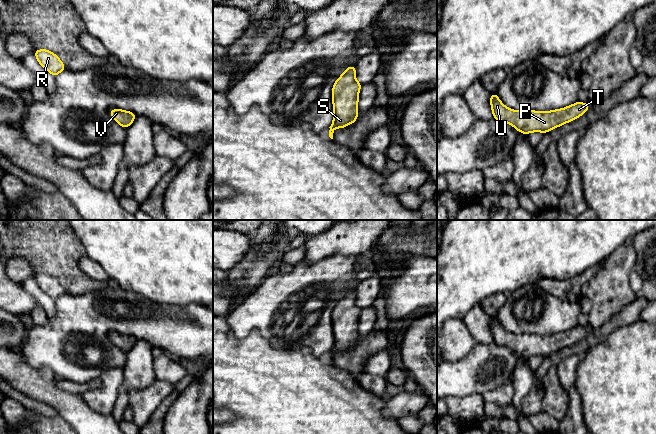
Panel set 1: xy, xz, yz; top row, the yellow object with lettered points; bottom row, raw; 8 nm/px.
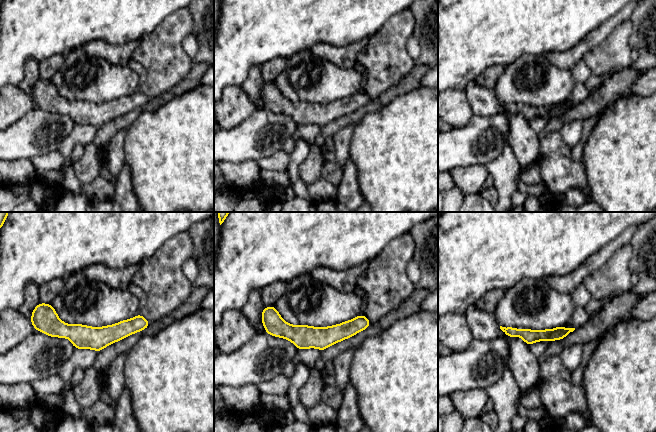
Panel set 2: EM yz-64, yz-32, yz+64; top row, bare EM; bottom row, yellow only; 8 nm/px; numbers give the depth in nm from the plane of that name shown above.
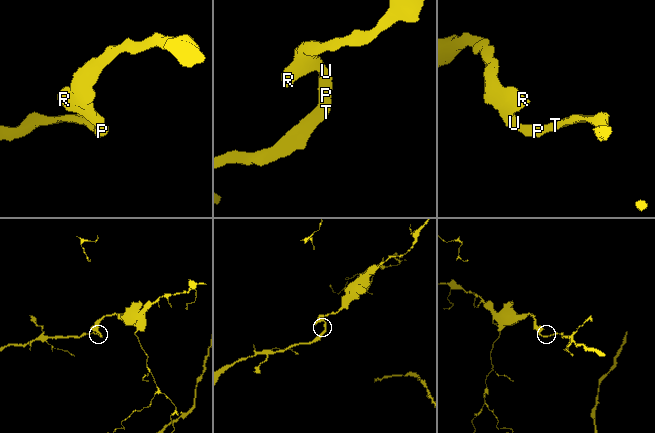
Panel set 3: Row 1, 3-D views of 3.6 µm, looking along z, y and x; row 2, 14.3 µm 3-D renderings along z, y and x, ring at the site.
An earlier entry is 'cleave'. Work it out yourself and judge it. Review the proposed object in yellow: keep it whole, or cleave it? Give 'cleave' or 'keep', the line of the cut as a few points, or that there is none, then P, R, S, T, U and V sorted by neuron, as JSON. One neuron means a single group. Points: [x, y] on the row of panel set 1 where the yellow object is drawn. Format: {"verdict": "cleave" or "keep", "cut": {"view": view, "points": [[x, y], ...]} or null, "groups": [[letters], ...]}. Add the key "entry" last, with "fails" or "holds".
{"verdict": "keep", "cut": null, "groups": [["P", "R", "S", "T", "U", "V"]], "entry": "fails"}

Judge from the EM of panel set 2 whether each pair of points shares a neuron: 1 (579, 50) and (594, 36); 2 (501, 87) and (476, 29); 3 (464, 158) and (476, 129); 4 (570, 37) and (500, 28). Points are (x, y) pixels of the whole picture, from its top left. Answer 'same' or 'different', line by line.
1: same
2: different
3: same
4: same

